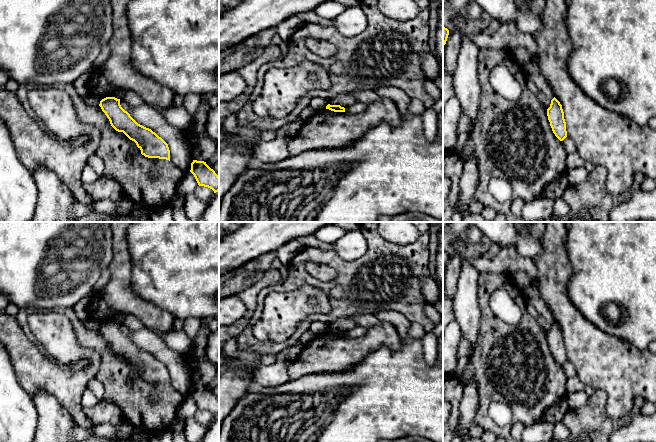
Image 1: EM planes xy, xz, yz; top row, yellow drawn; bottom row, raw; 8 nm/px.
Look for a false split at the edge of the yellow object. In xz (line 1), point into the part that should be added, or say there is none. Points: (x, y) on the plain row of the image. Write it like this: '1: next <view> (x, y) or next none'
1: next none

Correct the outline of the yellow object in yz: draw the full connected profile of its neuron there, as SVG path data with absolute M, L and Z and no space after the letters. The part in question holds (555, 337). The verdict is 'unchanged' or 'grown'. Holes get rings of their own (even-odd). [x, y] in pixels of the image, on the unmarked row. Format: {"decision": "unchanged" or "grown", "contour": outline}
{"decision": "unchanged", "contour": "M555 321L547 333L547 340L553 357L560 365L563 365L567 361L566 346L562 329Z"}

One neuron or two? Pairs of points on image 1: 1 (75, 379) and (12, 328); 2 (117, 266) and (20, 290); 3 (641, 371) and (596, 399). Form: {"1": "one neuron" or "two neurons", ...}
{"1": "one neuron", "2": "two neurons", "3": "two neurons"}

